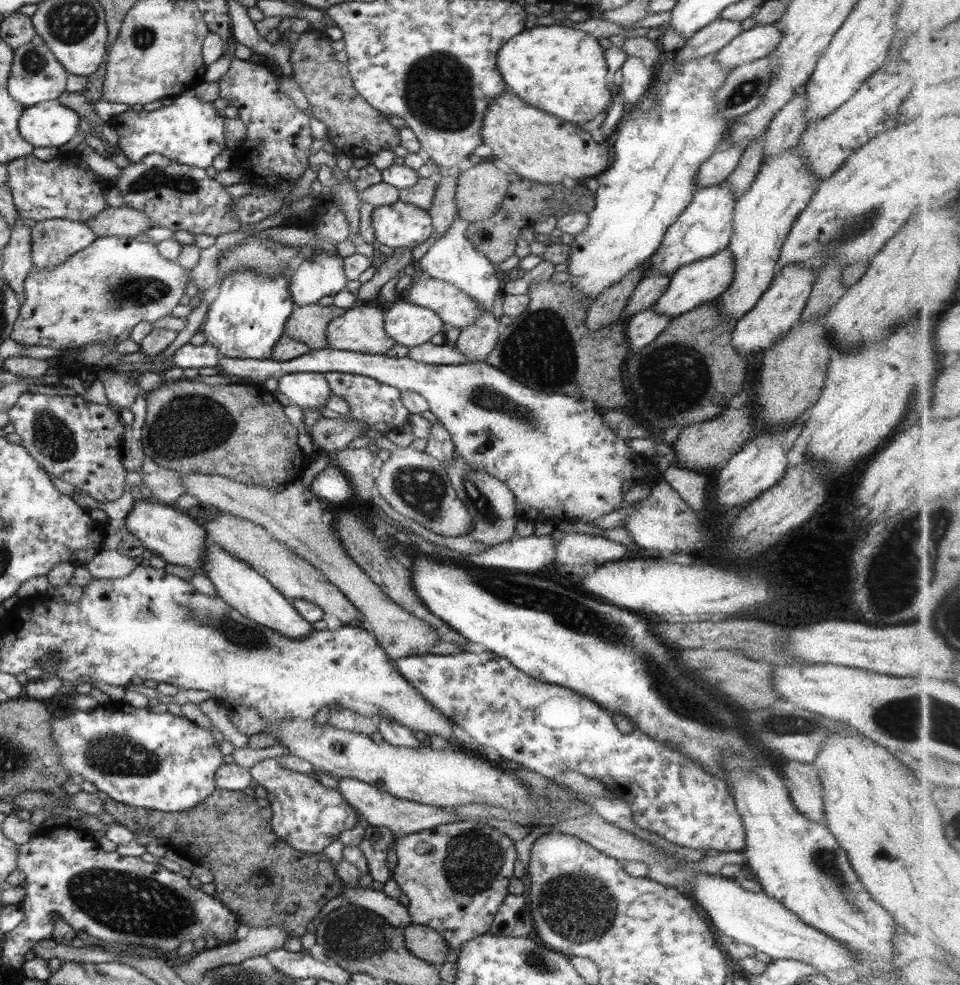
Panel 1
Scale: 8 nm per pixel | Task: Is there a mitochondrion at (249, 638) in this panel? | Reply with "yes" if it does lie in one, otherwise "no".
yes

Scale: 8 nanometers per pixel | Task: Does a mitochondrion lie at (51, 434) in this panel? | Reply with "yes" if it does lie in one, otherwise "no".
yes

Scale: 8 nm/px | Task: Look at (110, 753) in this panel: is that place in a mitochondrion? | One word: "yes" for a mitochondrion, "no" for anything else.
yes

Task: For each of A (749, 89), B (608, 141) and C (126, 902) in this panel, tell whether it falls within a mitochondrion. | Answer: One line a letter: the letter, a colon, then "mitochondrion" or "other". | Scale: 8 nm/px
A: mitochondrion
B: other
C: mitochondrion

